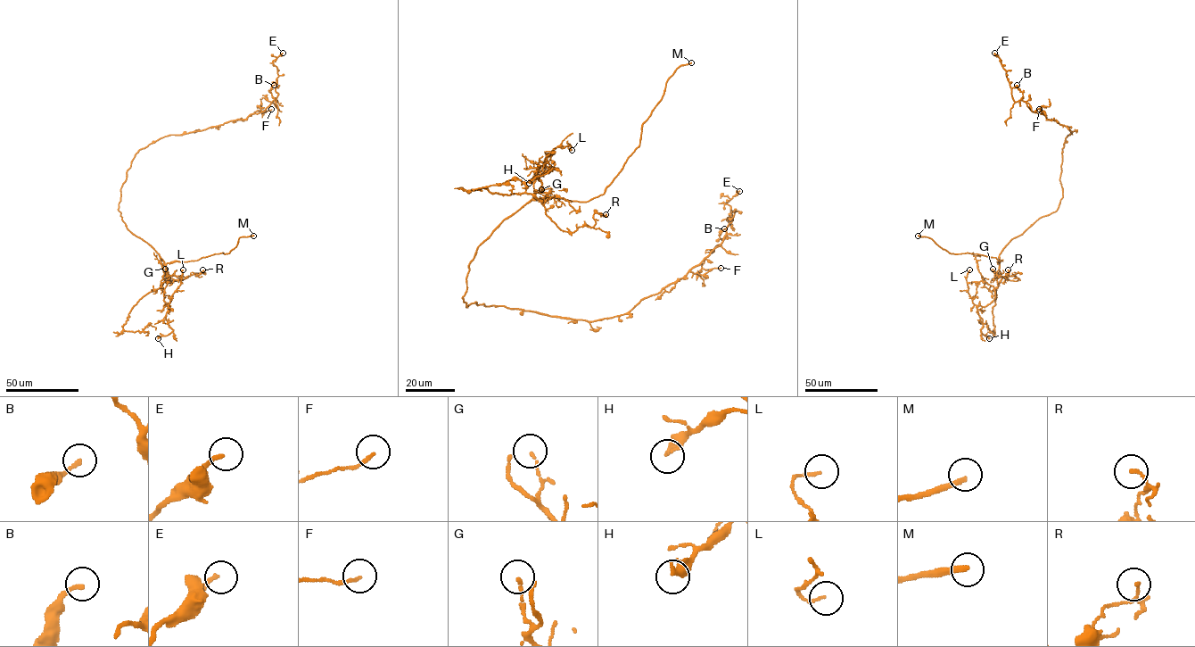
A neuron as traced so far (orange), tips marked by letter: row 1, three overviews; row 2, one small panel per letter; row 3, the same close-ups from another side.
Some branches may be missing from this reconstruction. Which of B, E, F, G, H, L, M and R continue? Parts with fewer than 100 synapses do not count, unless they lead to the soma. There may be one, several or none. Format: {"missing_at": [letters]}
{"missing_at": ["M"]}

